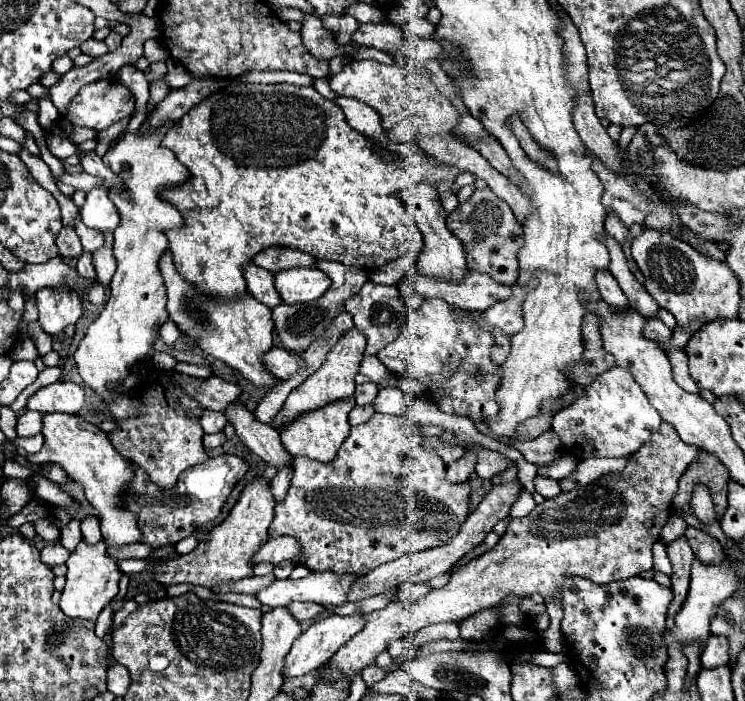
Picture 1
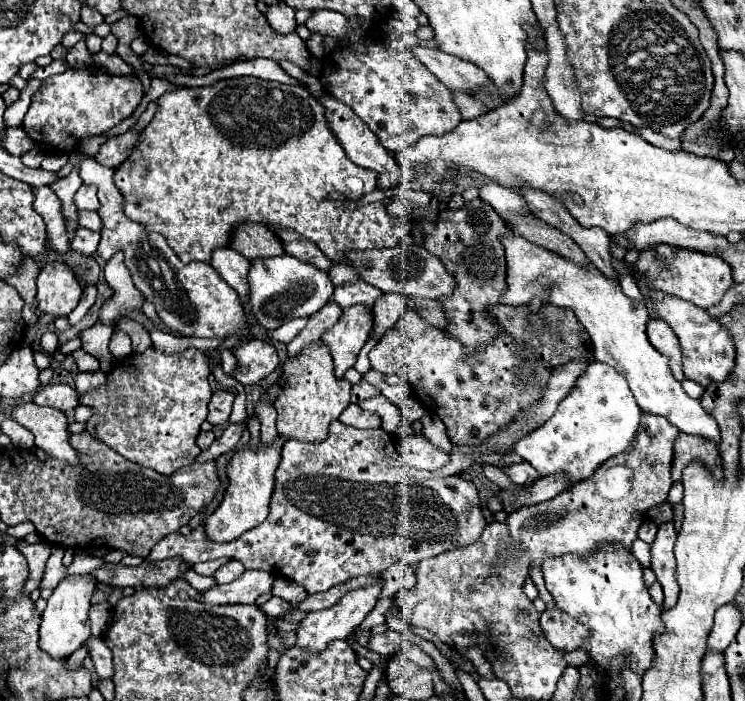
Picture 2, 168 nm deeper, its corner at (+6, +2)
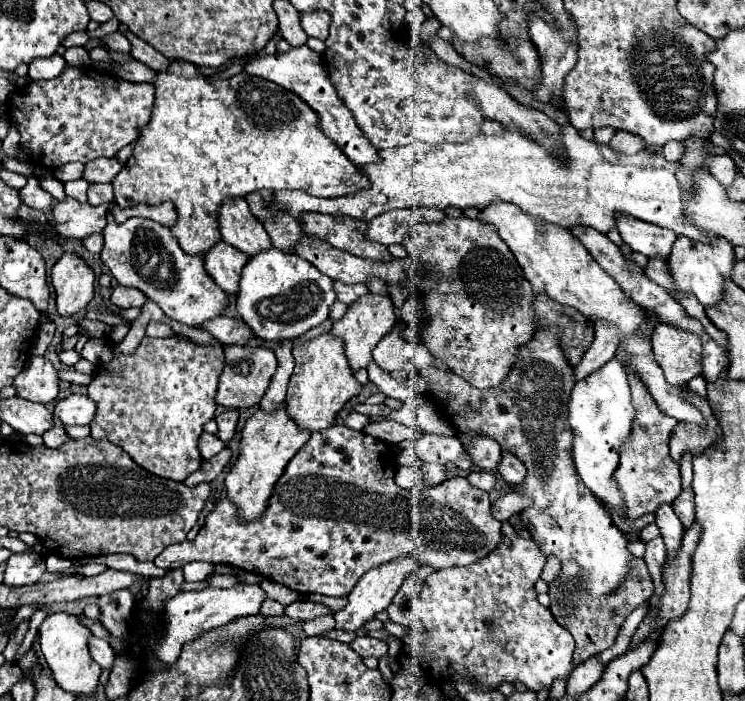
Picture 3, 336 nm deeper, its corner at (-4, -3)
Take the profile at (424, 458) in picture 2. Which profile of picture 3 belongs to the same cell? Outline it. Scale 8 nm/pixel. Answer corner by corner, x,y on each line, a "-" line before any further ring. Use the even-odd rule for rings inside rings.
423,463
421,475
423,475
425,489
429,489
429,487
435,487
435,485
445,481
445,467
439,463

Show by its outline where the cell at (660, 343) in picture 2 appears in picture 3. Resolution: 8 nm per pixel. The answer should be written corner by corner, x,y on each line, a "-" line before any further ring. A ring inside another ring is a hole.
659,323
651,335
653,353
665,373
667,383
685,385
691,377
701,375
701,339
695,333

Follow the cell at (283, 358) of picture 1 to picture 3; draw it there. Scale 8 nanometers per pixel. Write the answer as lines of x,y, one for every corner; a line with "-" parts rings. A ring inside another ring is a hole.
231,345
225,347
225,369
219,377
219,389
215,395
215,401
219,405
231,407
231,409
245,409
245,407
253,407
257,405
267,387
269,381
277,369
277,359
275,353
267,347
241,347
241,345

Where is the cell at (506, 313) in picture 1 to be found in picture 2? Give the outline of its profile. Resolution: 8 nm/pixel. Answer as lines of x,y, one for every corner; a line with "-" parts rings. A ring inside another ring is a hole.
507,234
503,238
503,246
507,254
507,290
503,292
499,304
527,304
533,300
533,296
537,296
537,292
543,292
545,286
551,286
549,302
575,312
577,320
591,336
595,360
613,366
619,374
625,376
643,412
667,418
673,426
679,428
679,432
703,436
717,446
721,444
719,426
713,416
703,410
699,400
693,400
685,394
681,382
677,382
669,370
669,358
655,350
647,340
645,324
649,314
645,304
627,298
621,292
619,282
605,278
597,268
577,268
575,264
569,264
569,260
561,260
557,254
521,240
517,234

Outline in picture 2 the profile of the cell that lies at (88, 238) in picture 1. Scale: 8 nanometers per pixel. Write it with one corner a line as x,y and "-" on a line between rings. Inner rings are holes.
83,226
75,228
75,236
71,240
71,248
75,252
91,256
97,252
97,244
99,244
99,232
93,232
93,230
83,228

